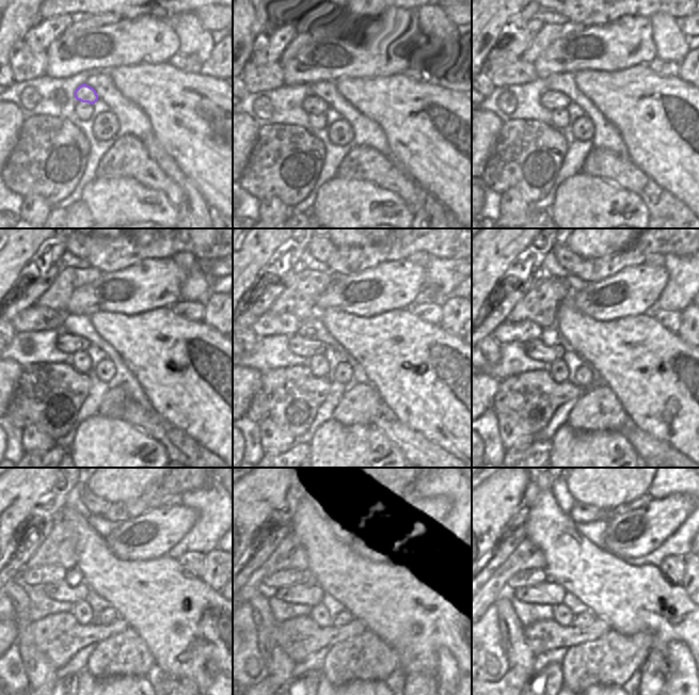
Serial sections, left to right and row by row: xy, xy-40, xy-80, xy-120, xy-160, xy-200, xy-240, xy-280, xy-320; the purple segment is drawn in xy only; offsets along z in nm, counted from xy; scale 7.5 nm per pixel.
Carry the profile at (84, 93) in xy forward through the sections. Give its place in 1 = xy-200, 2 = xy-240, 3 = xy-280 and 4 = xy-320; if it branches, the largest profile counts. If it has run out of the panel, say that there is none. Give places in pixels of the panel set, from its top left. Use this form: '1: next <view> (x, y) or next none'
1: next xy-200 (536, 349)
2: next xy-240 (60, 590)
3: next xy-280 (312, 594)
4: next xy-320 (549, 593)

